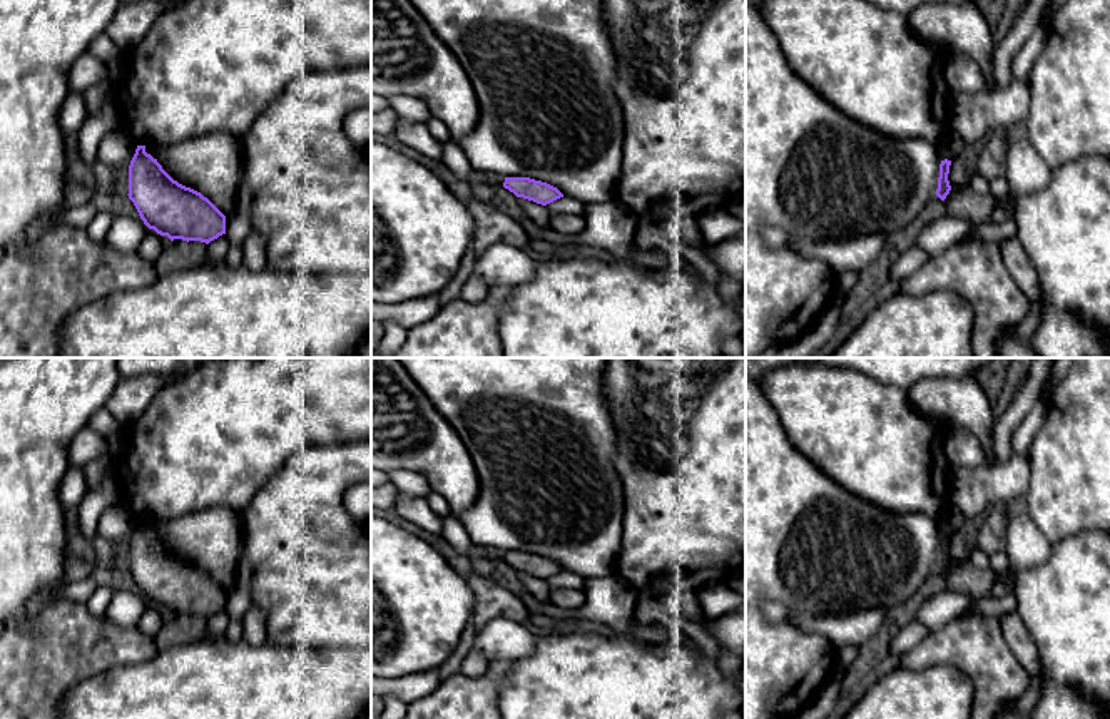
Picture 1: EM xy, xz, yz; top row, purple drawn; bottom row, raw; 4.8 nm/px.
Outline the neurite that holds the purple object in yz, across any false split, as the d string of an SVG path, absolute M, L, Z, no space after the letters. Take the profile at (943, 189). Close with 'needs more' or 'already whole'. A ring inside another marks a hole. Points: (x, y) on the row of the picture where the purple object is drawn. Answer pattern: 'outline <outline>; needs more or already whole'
outline M948 159L941 161L941 164L939 164L939 177L938 177L936 196L941 201L945 201L946 196L950 194L950 191L951 191L951 186L950 186L950 181L948 181L950 166L951 166L951 161L948 161Z; already whole

